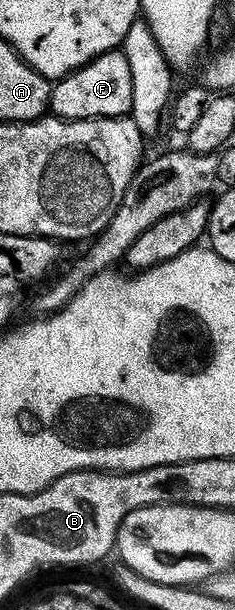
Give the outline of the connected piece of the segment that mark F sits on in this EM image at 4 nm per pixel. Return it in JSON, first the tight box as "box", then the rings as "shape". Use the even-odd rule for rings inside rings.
{"box":[50,51,134,119],"shape":[[[105,51],[91,63],[85,63],[71,75],[65,75],[50,88],[50,111],[59,119],[111,119],[117,115],[129,116],[134,104],[132,69],[128,67],[125,51]]]}

